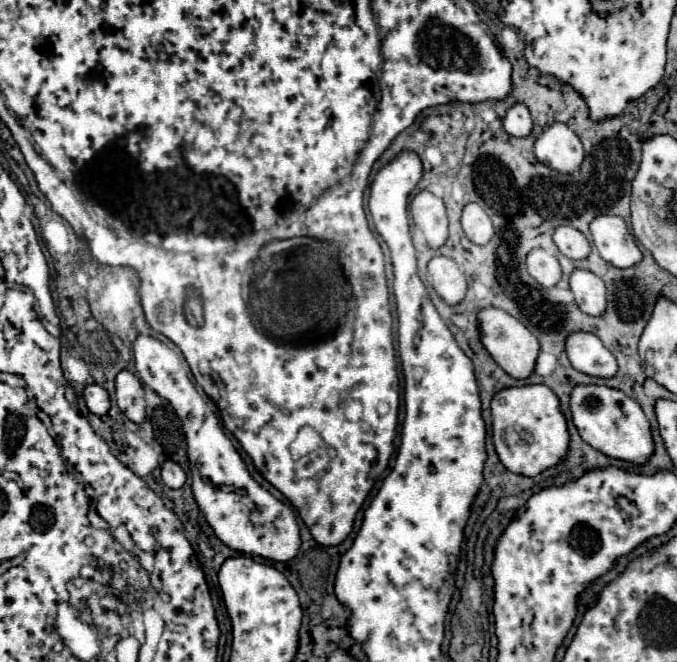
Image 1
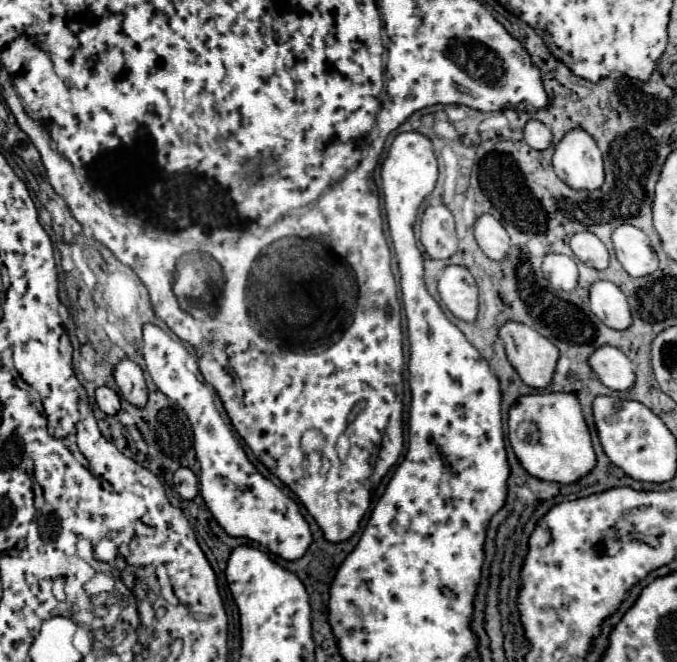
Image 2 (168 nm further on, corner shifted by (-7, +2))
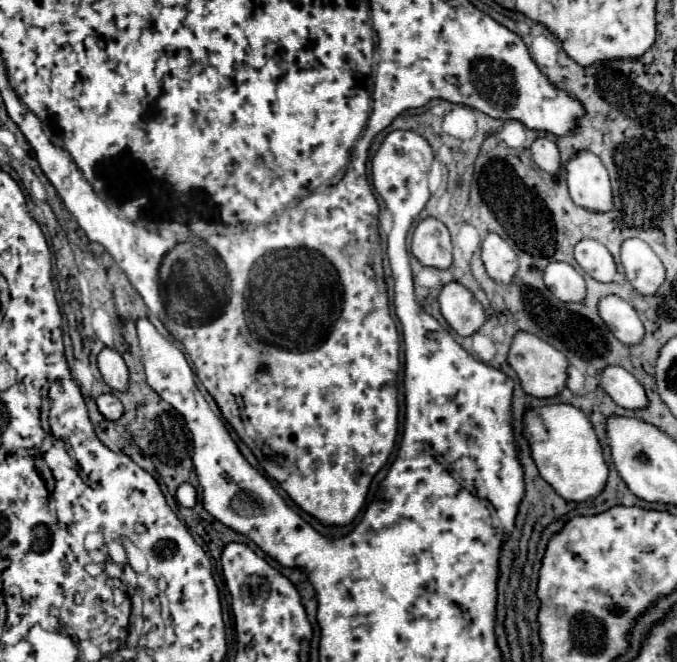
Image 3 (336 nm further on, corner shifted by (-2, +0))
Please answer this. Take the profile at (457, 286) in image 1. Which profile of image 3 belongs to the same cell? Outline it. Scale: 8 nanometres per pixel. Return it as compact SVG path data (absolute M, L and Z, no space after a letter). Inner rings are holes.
M455 280L447 282L441 288L437 300L439 300L443 318L459 336L471 336L483 326L485 322L483 306L475 300L471 290L465 288L463 284Z

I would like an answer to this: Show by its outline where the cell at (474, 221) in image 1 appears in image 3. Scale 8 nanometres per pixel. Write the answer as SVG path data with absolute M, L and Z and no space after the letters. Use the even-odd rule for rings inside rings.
M489 232L481 244L481 258L487 274L497 282L511 282L517 272L517 256L511 246L495 232Z

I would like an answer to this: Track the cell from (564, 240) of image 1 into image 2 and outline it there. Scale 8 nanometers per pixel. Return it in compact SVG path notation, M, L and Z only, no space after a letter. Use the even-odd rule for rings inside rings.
M578 232L572 236L570 240L572 252L576 254L576 258L580 258L586 266L592 266L596 270L604 270L608 268L608 250L602 244L602 240L598 236L594 236L592 232Z

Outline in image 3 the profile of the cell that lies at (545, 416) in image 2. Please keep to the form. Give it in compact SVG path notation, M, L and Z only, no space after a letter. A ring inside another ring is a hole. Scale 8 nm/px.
M571 404L539 406L535 412L547 430L547 440L535 442L529 434L525 434L525 438L529 442L531 458L541 478L565 500L581 502L597 496L607 482L607 464L603 460L603 452L589 418Z

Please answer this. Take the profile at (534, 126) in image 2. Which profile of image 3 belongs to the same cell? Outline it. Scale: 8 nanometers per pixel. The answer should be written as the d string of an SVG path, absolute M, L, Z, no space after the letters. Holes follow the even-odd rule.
M537 138L531 144L531 156L539 168L545 172L555 172L559 168L559 150L557 144L549 138Z

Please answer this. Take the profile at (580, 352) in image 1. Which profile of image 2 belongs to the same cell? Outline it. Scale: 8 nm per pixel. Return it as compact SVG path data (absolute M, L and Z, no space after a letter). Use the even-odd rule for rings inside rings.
M602 346L590 356L590 366L598 380L616 392L626 392L634 386L634 364L624 352L612 346Z

